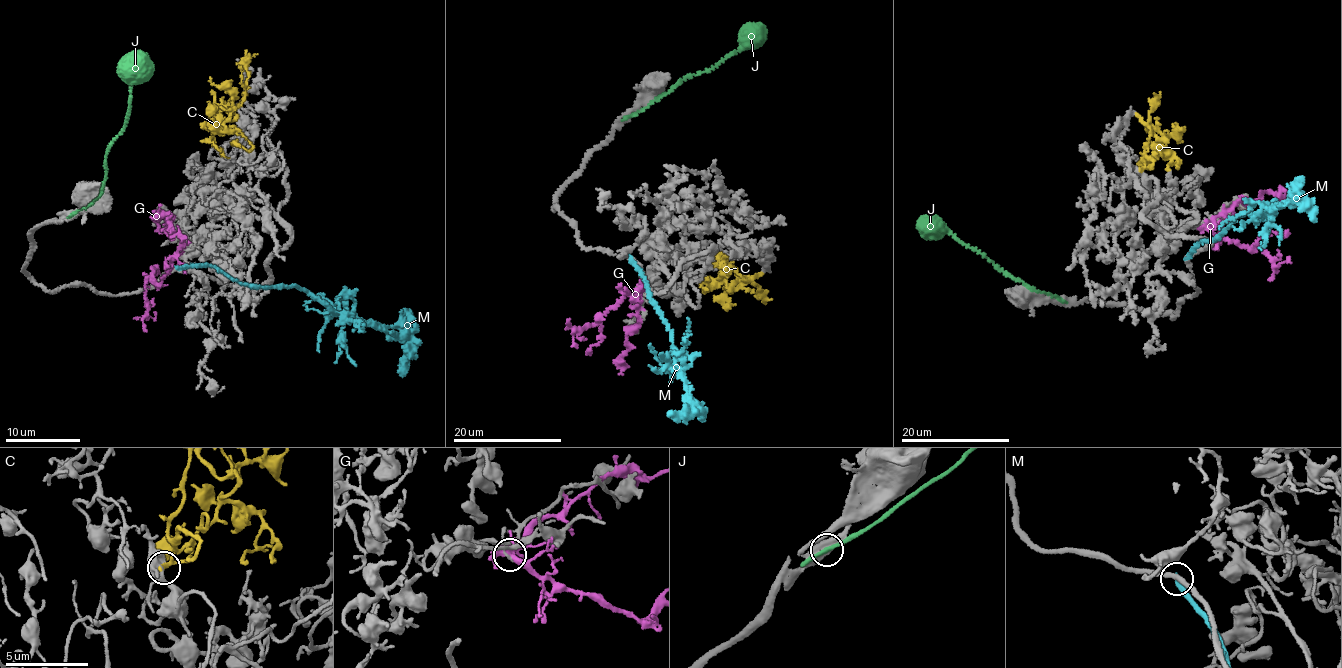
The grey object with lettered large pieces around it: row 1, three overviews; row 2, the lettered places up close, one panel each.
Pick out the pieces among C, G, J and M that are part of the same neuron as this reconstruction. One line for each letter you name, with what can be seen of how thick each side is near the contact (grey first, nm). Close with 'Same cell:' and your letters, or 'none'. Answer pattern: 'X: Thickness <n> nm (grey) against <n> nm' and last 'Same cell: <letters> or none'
C: Thickness 160 nm (grey) against 200 nm
Same cell: C

